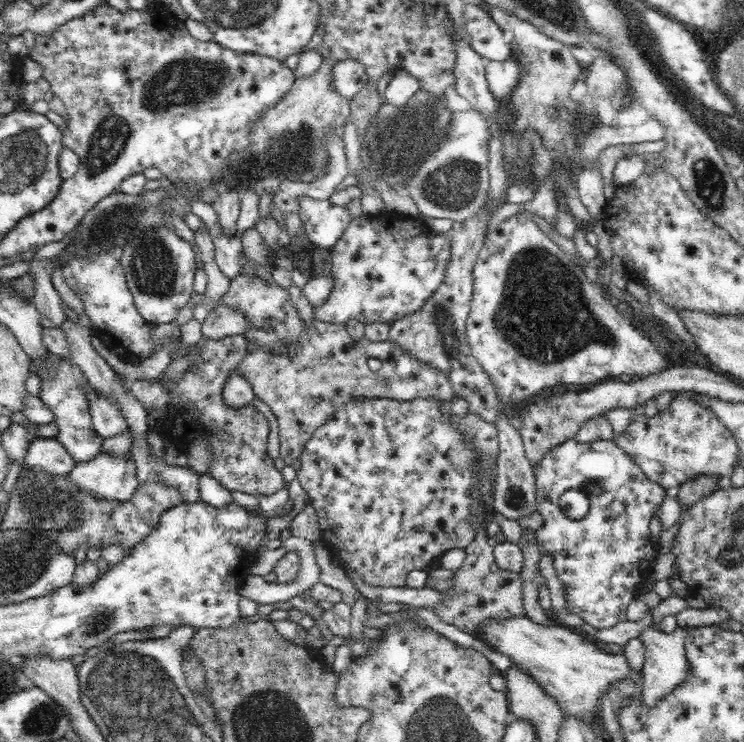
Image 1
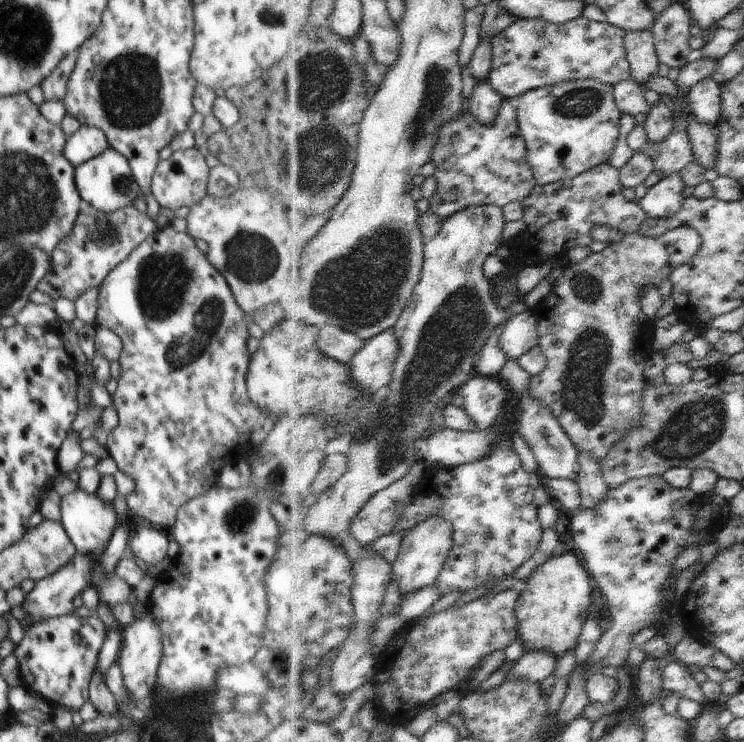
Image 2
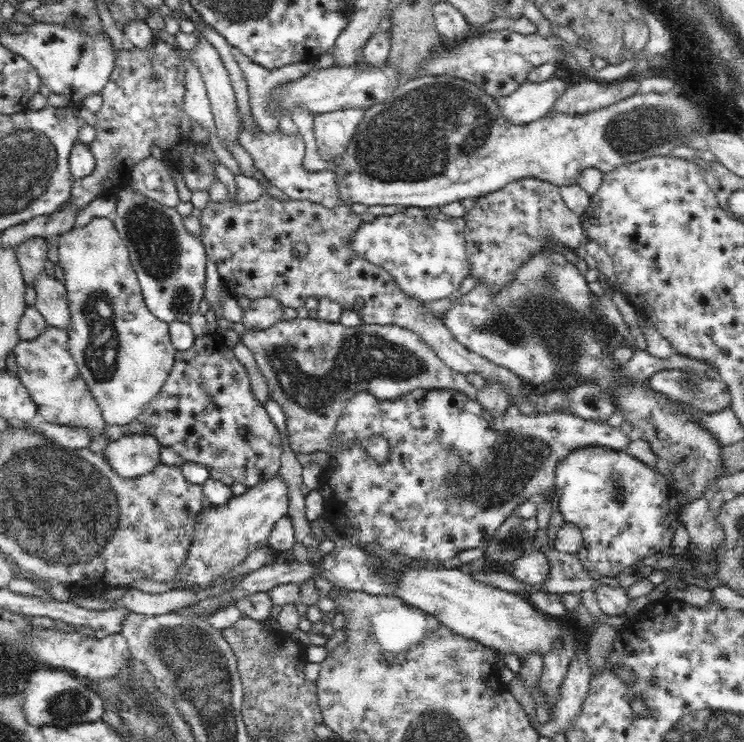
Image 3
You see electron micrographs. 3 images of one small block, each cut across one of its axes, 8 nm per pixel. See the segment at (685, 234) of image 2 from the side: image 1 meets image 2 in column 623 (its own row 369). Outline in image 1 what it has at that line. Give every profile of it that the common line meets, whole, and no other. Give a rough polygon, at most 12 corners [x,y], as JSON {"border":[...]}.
{"border":[[316,314],[239,364],[301,458],[350,397],[450,402],[448,373]]}

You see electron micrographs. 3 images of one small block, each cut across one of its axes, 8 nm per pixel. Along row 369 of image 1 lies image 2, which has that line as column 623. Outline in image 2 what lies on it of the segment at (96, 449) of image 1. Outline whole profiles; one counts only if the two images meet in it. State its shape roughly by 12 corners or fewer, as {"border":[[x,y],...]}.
{"border":[[518,20],[493,40],[490,82],[531,90],[632,77],[627,31]]}

